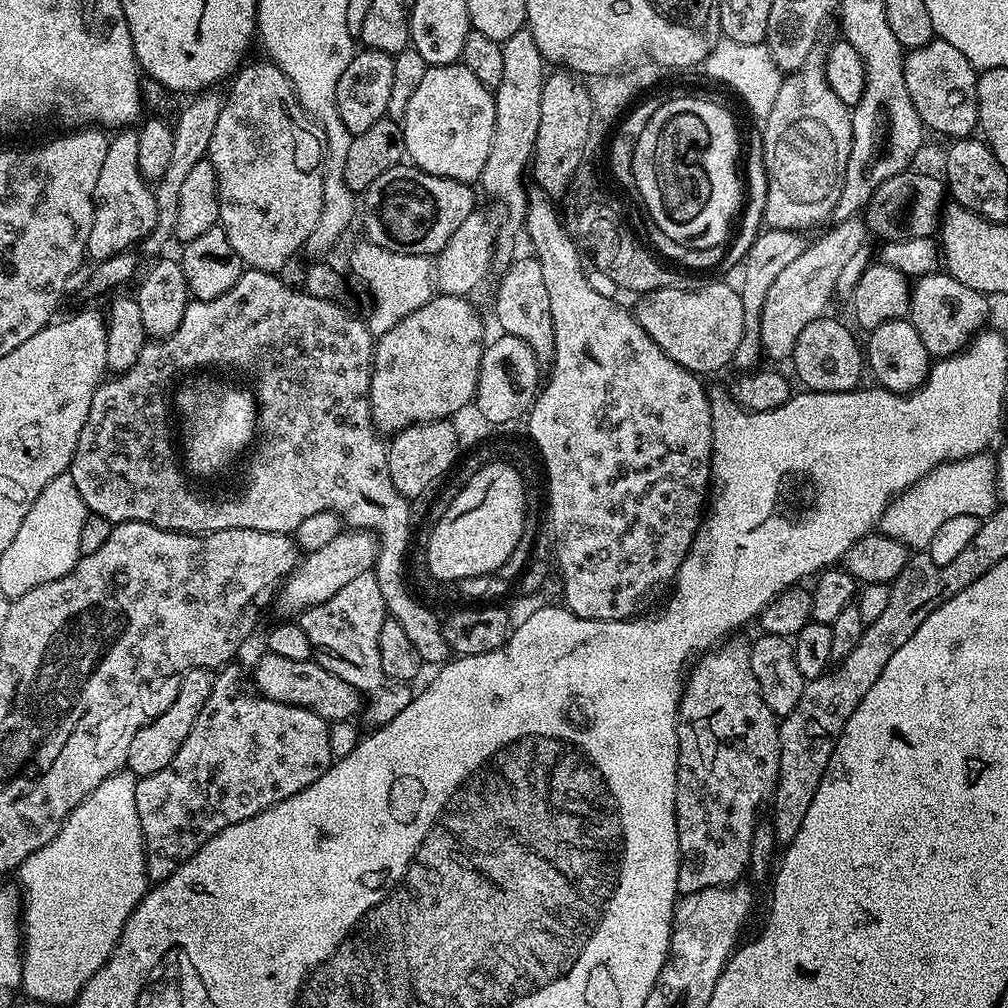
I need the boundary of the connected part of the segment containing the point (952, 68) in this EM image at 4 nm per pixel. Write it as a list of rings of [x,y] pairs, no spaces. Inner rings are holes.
[[[939,38],[921,48],[911,49],[905,55],[906,90],[910,90],[910,102],[914,102],[929,133],[941,132],[947,138],[968,138],[977,131],[980,122],[976,101],[977,75],[977,69],[972,67],[966,54],[954,50],[950,42]]]

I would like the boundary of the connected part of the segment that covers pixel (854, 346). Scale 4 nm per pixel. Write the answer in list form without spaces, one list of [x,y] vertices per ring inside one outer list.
[[[825,314],[810,322],[802,334],[790,357],[790,365],[796,371],[803,387],[809,392],[852,392],[861,387],[863,376],[866,376],[866,352],[856,341],[851,330],[832,314]]]

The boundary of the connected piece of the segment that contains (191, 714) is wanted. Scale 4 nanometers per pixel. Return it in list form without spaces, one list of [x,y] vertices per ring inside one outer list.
[[[195,668],[185,674],[180,680],[178,694],[158,718],[154,718],[130,742],[130,754],[126,765],[127,771],[133,772],[136,777],[158,774],[158,770],[166,770],[170,762],[174,762],[174,754],[182,750],[182,742],[194,730],[194,722],[198,722],[198,714],[202,714],[202,706],[206,706],[206,698],[210,698],[210,690],[214,690],[216,672],[211,668]]]

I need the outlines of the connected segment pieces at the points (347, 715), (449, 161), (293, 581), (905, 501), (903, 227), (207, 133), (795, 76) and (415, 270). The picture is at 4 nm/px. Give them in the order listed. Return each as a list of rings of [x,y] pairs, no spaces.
[[[268,652],[256,664],[252,672],[252,680],[256,683],[255,691],[268,700],[302,706],[314,714],[318,714],[326,721],[351,720],[359,717],[362,712],[362,697],[350,682],[330,674],[315,659],[295,661],[279,657],[278,654]]]
[[[462,62],[429,66],[418,90],[410,97],[402,121],[407,159],[423,172],[435,176],[460,180],[464,184],[479,181],[482,166],[486,166],[486,158],[490,155],[495,117],[496,98],[493,89],[482,86],[482,82],[478,82],[478,78],[474,78],[474,74],[470,74],[470,70]]]
[[[341,530],[338,538],[334,538],[327,546],[322,546],[322,550],[307,553],[306,558],[297,563],[296,569],[284,581],[278,593],[278,605],[285,612],[284,616],[295,617],[307,608],[334,598],[334,594],[338,594],[338,590],[342,590],[342,586],[347,586],[353,578],[358,578],[358,574],[373,571],[377,547],[375,535],[367,530]]]
[[[995,455],[967,456],[940,464],[930,470],[930,474],[914,482],[914,486],[910,486],[889,504],[878,528],[883,535],[901,540],[909,549],[924,550],[947,520],[955,516],[983,518],[996,511],[997,507]]]
[[[909,170],[900,172],[894,178],[886,178],[870,198],[866,209],[868,231],[873,237],[881,236],[881,241],[908,240],[931,237],[940,227],[940,218],[946,207],[946,185],[939,175],[927,176],[924,172]]]
[[[205,90],[193,95],[192,100],[179,112],[174,120],[172,133],[174,134],[174,151],[170,153],[170,166],[166,166],[166,174],[162,174],[160,180],[155,181],[154,191],[156,194],[156,205],[158,206],[158,218],[156,229],[142,242],[143,255],[156,258],[168,244],[168,239],[173,239],[176,223],[178,222],[178,190],[182,190],[182,182],[186,179],[190,170],[198,161],[205,159],[208,155],[210,138],[214,134],[214,125],[218,123],[218,114],[224,109],[225,93],[220,90]]]
[[[811,52],[798,66],[798,70],[785,75],[778,86],[778,95],[770,114],[763,117],[764,124],[764,172],[768,175],[768,197],[764,200],[764,224],[769,228],[781,228],[787,232],[804,232],[816,228],[823,220],[832,220],[834,206],[842,198],[842,182],[846,174],[846,162],[852,145],[852,109],[846,106],[830,90],[826,82],[824,52]]]
[[[363,242],[352,256],[352,272],[368,287],[372,309],[366,315],[366,323],[373,337],[386,334],[402,318],[414,314],[434,295],[434,264],[429,257],[414,254],[398,254],[371,242]]]

